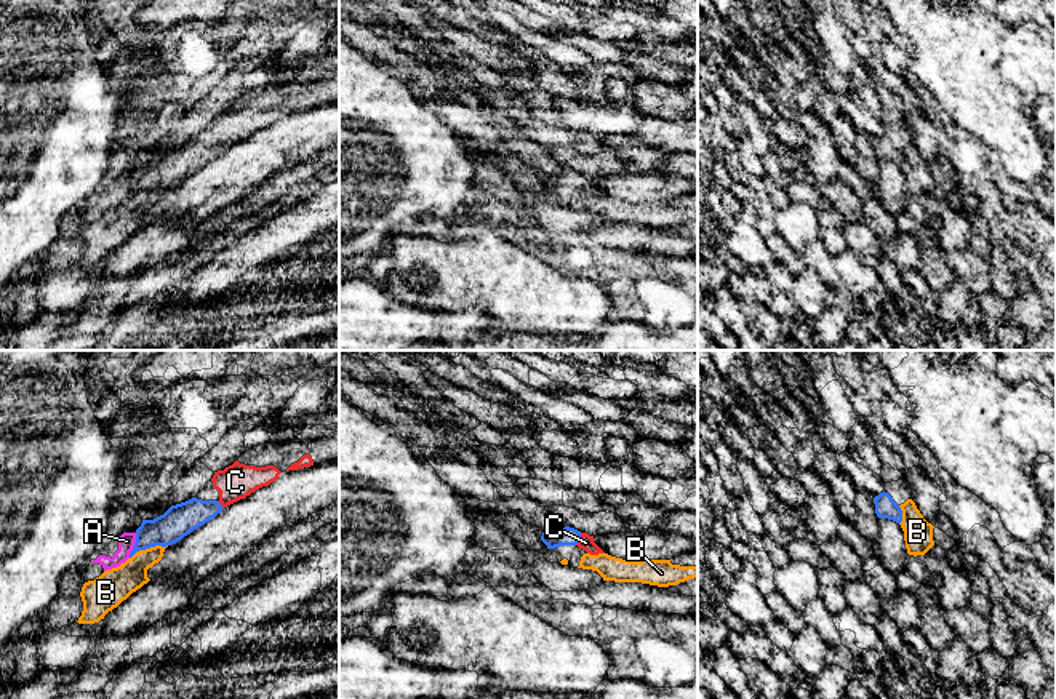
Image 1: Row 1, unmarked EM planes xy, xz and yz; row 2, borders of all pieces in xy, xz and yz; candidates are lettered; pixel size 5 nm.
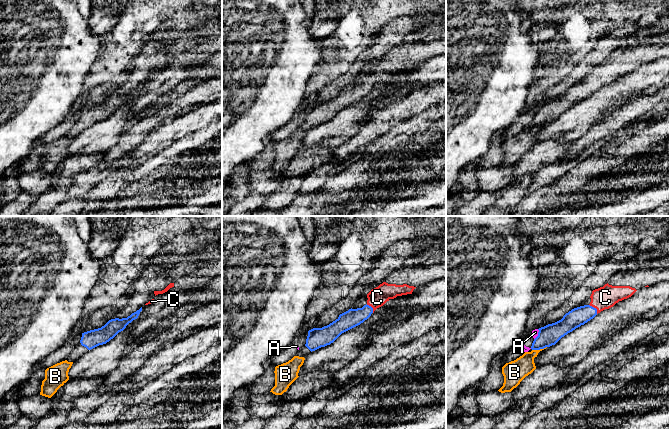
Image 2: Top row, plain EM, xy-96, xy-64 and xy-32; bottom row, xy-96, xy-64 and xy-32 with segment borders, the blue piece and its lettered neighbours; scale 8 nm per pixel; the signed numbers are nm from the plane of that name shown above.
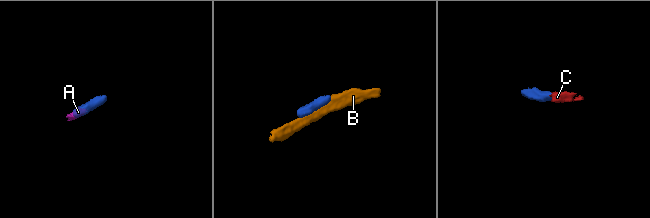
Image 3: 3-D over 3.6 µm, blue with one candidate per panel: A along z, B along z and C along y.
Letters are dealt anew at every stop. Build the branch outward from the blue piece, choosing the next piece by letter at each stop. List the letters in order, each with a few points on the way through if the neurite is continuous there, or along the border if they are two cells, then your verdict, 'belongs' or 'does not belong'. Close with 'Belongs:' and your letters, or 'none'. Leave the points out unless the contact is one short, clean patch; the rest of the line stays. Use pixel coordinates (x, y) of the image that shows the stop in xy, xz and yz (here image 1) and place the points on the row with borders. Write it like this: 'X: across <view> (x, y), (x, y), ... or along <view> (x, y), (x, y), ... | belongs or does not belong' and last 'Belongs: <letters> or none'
A: along xy (136, 533), (136, 541), (128, 557) | does not belong
B: does not belong
C: across xz (568, 536), (580, 539), (586, 543) | belongs
Belongs: C

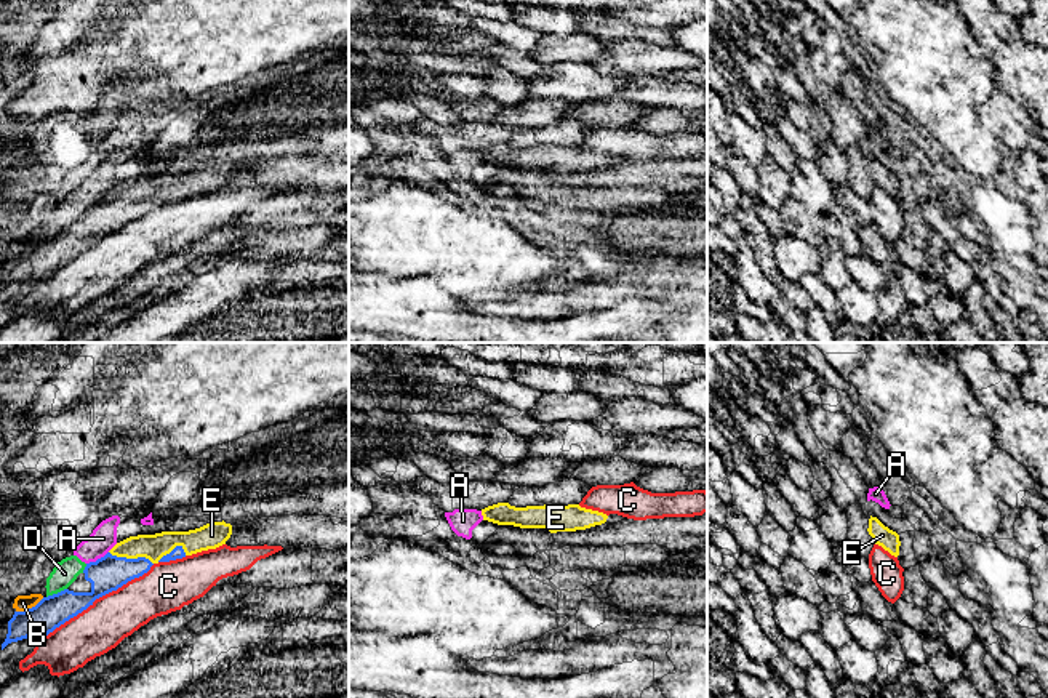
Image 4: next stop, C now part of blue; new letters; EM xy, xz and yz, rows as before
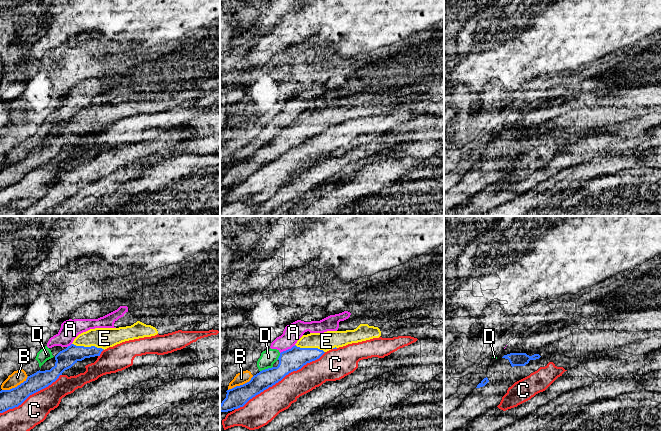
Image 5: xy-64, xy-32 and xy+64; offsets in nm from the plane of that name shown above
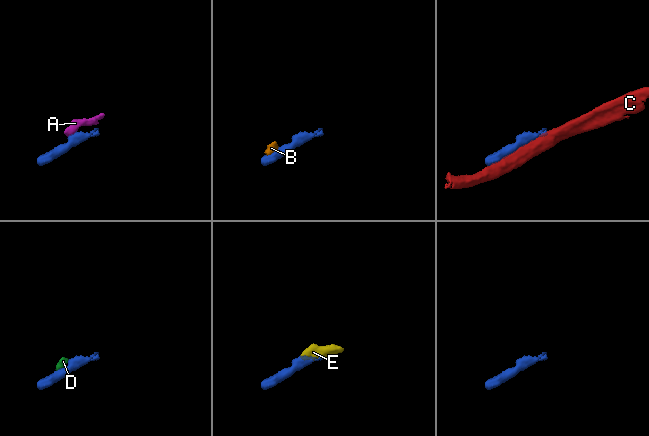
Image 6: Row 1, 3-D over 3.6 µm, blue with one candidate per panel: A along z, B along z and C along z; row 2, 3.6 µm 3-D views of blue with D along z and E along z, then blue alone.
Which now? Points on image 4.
A: along xy (108, 551), (87, 564) | does not belong
B: along xy (44, 597), (34, 605), (16, 612) | does not belong
C: does not belong
D: along xy (66, 588), (47, 597) | does not belong
E: across xy (108, 573), (132, 559), (151, 546) | belongs
Belongs: E

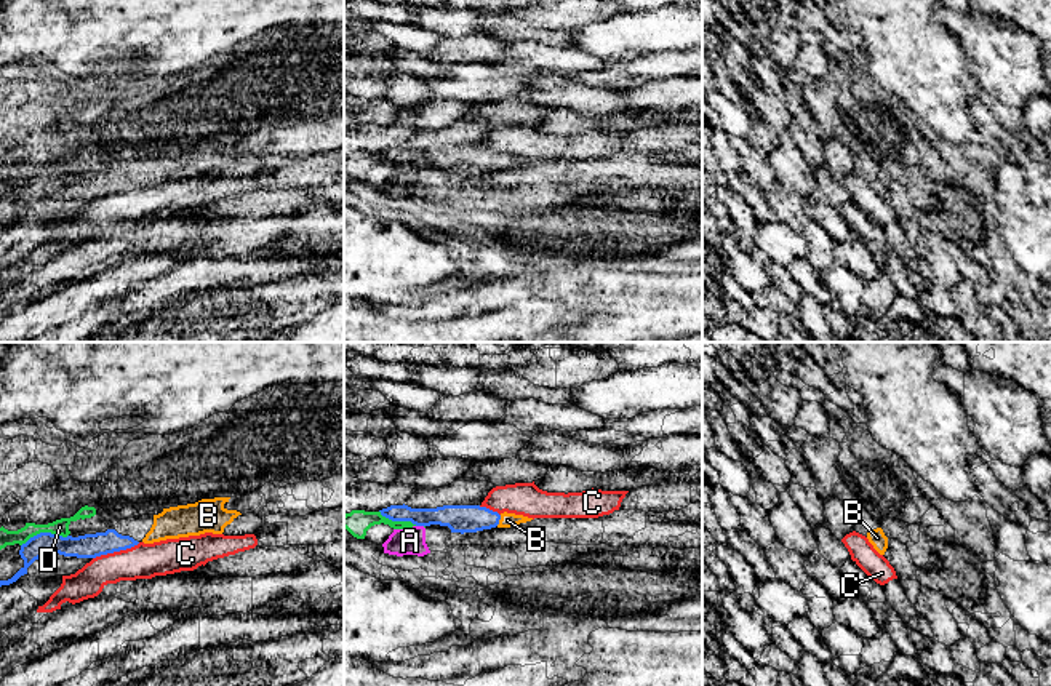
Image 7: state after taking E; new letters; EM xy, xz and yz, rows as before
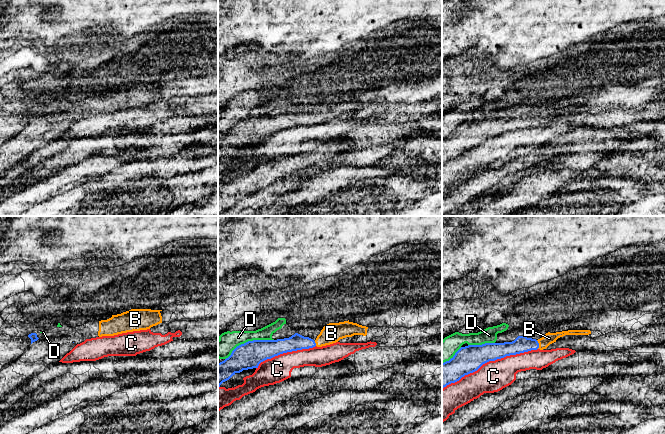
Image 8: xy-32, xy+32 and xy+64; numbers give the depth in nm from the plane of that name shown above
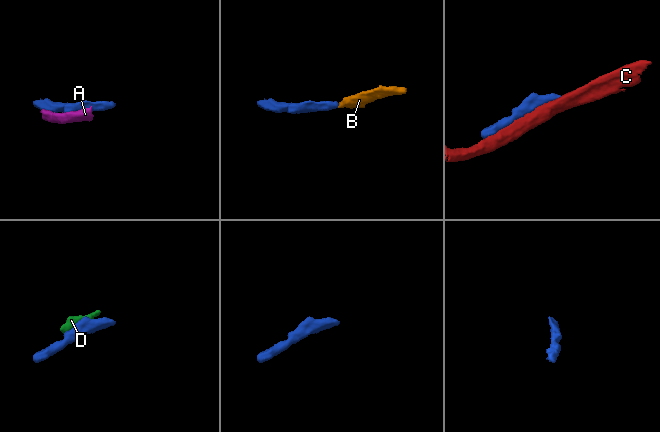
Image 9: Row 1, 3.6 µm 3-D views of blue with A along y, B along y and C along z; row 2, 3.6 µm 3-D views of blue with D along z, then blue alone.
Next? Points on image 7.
A: along xz (416, 525), (423, 526) | does not belong
B: across xz (459, 518), (499, 518), (507, 520) | belongs
C: does not belong
D: along xy (67, 534), (37, 533), (21, 546) | does not belong
Belongs: B

